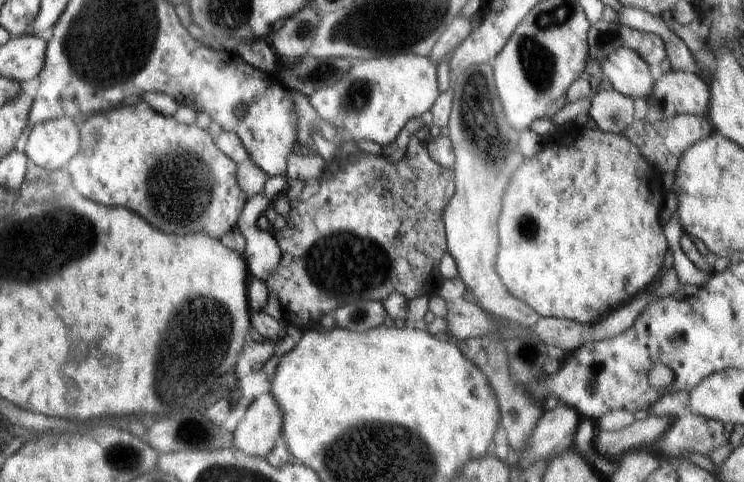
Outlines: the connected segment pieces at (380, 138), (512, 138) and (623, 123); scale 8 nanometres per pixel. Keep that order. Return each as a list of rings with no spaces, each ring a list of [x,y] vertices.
[[[398,54],[369,58],[352,64],[346,76],[338,80],[337,84],[315,90],[308,99],[316,110],[318,118],[331,123],[329,126],[334,126],[337,131],[342,132],[346,139],[354,140],[354,142],[360,139],[371,140],[385,147],[396,140],[402,128],[406,126],[406,122],[431,110],[439,96],[436,72],[437,66],[428,56]]]
[[[491,63],[470,65],[451,88],[453,101],[447,126],[448,138],[452,142],[455,154],[453,166],[455,191],[444,209],[442,220],[446,231],[447,252],[454,258],[460,280],[464,283],[466,290],[474,295],[478,306],[484,308],[494,318],[494,322],[504,320],[504,324],[510,322],[512,326],[532,328],[538,322],[539,314],[528,304],[514,298],[506,290],[506,286],[502,284],[502,280],[496,272],[496,254],[498,254],[499,243],[496,222],[498,222],[498,216],[502,210],[500,196],[502,196],[502,190],[506,188],[508,176],[512,174],[514,166],[518,166],[524,158],[518,154],[518,148],[516,148],[518,134],[510,130],[511,126],[506,122],[506,118],[504,118],[504,122],[502,122],[502,118],[498,118],[500,98],[496,96],[498,92],[494,92],[496,84],[492,82],[492,70]]]
[[[601,86],[598,93],[590,100],[589,114],[599,130],[622,135],[630,124],[636,122],[634,99],[620,94],[610,86]]]

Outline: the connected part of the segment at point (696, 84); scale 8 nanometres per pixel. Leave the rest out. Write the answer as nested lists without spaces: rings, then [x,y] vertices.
[[[668,68],[667,74],[656,77],[650,96],[646,96],[646,114],[643,122],[658,122],[664,119],[671,119],[678,115],[701,115],[705,116],[711,106],[711,91],[708,90],[706,83],[696,74],[690,72],[676,72]]]

